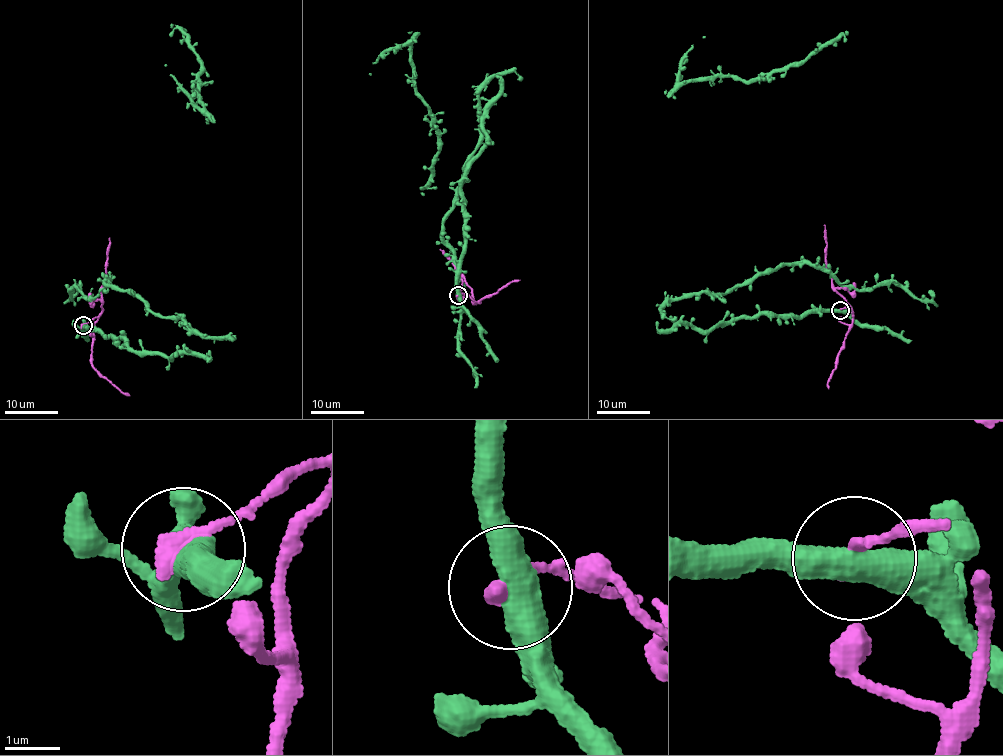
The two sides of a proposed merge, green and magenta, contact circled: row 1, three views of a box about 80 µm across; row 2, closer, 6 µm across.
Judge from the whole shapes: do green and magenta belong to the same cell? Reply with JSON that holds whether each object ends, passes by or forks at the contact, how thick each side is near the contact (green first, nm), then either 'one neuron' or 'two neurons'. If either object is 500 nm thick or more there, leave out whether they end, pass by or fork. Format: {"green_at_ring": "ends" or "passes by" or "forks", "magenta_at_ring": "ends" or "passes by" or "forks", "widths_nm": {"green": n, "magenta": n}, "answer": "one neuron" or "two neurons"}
{"widths_nm": {"green": 550, "magenta": 260}, "answer": "one neuron"}

